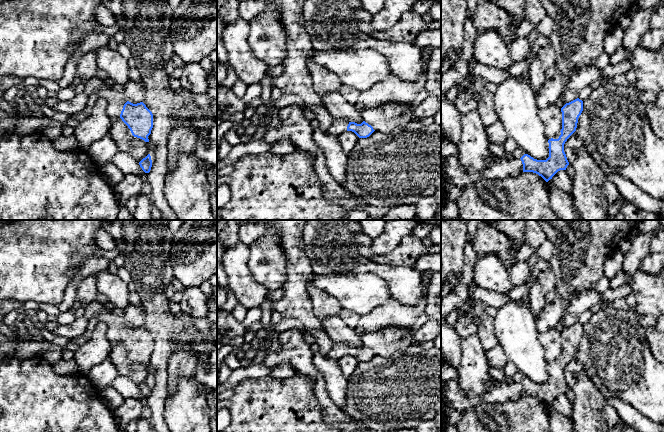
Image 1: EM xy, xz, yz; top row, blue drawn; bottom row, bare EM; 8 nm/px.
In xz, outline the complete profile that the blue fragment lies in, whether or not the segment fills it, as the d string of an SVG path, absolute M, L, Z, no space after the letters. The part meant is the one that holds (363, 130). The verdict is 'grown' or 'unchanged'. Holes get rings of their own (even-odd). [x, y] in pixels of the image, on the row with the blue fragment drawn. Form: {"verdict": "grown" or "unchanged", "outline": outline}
{"verdict": "grown", "outline": "M333 119L328 128L328 133L337 137L345 131L352 131L359 138L367 138L375 130L365 121L363 121L361 124L357 124L355 122L350 122L347 119Z"}

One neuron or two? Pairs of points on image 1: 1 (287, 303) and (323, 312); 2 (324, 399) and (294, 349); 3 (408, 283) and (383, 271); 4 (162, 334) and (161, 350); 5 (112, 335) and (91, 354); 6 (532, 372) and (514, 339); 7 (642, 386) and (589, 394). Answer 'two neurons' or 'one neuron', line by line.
1: two neurons
2: one neuron
3: one neuron
4: one neuron
5: two neurons
6: one neuron
7: two neurons

